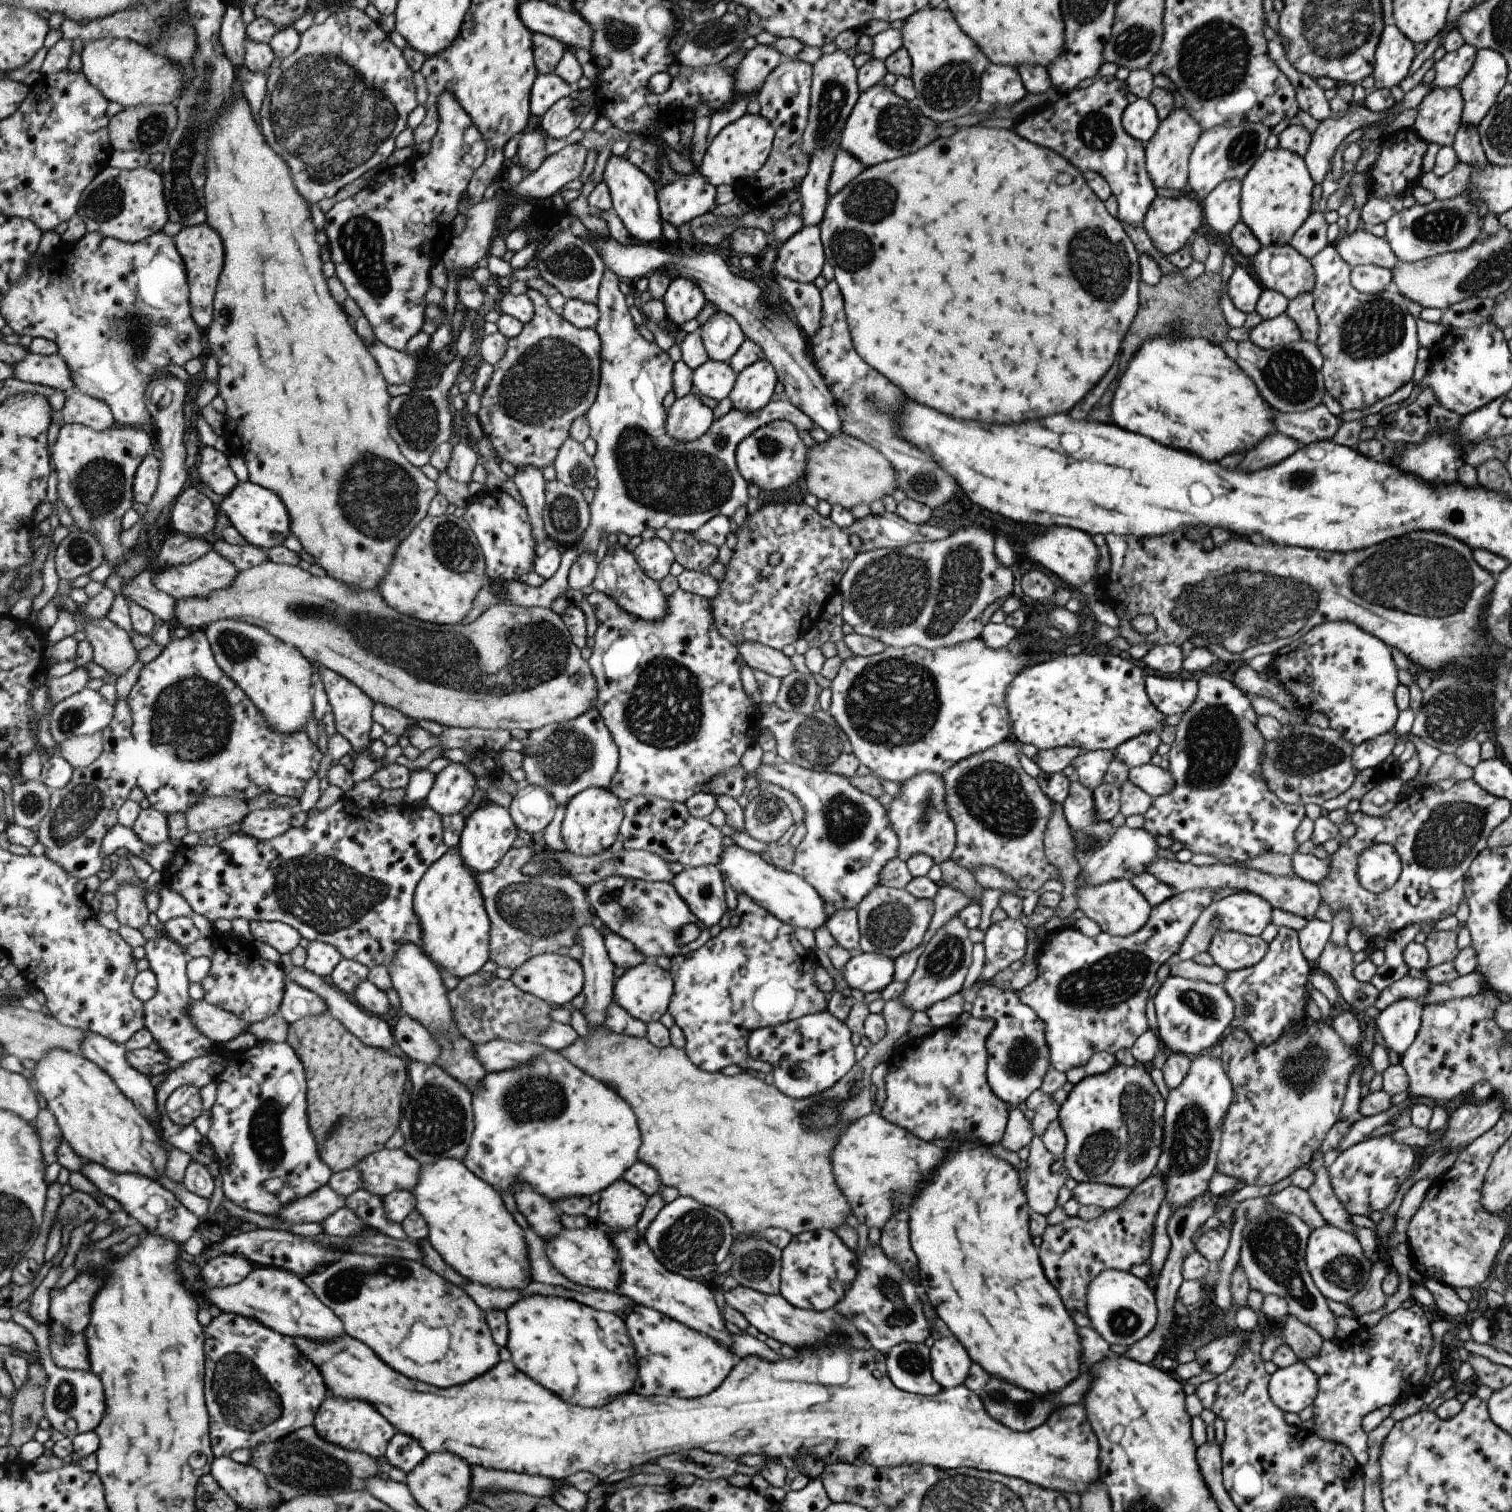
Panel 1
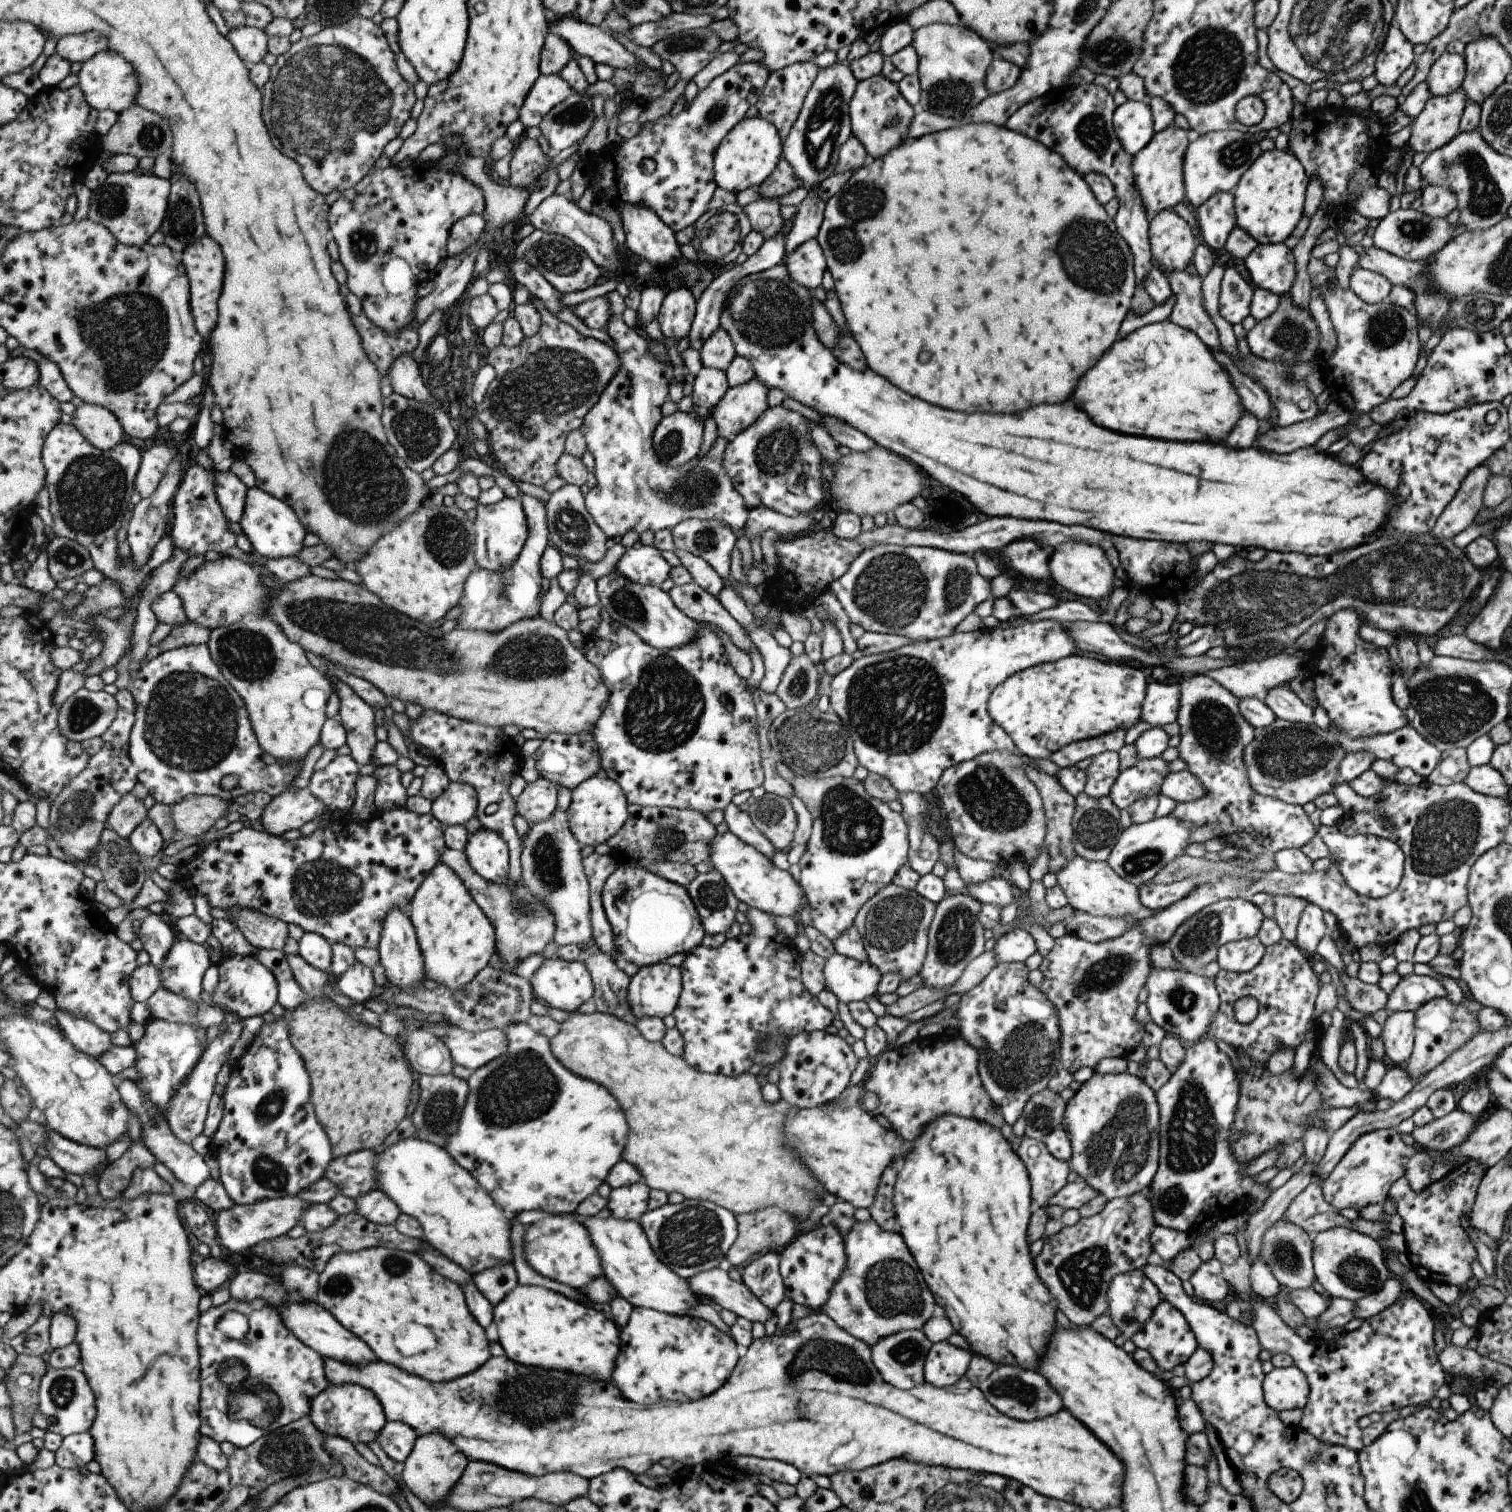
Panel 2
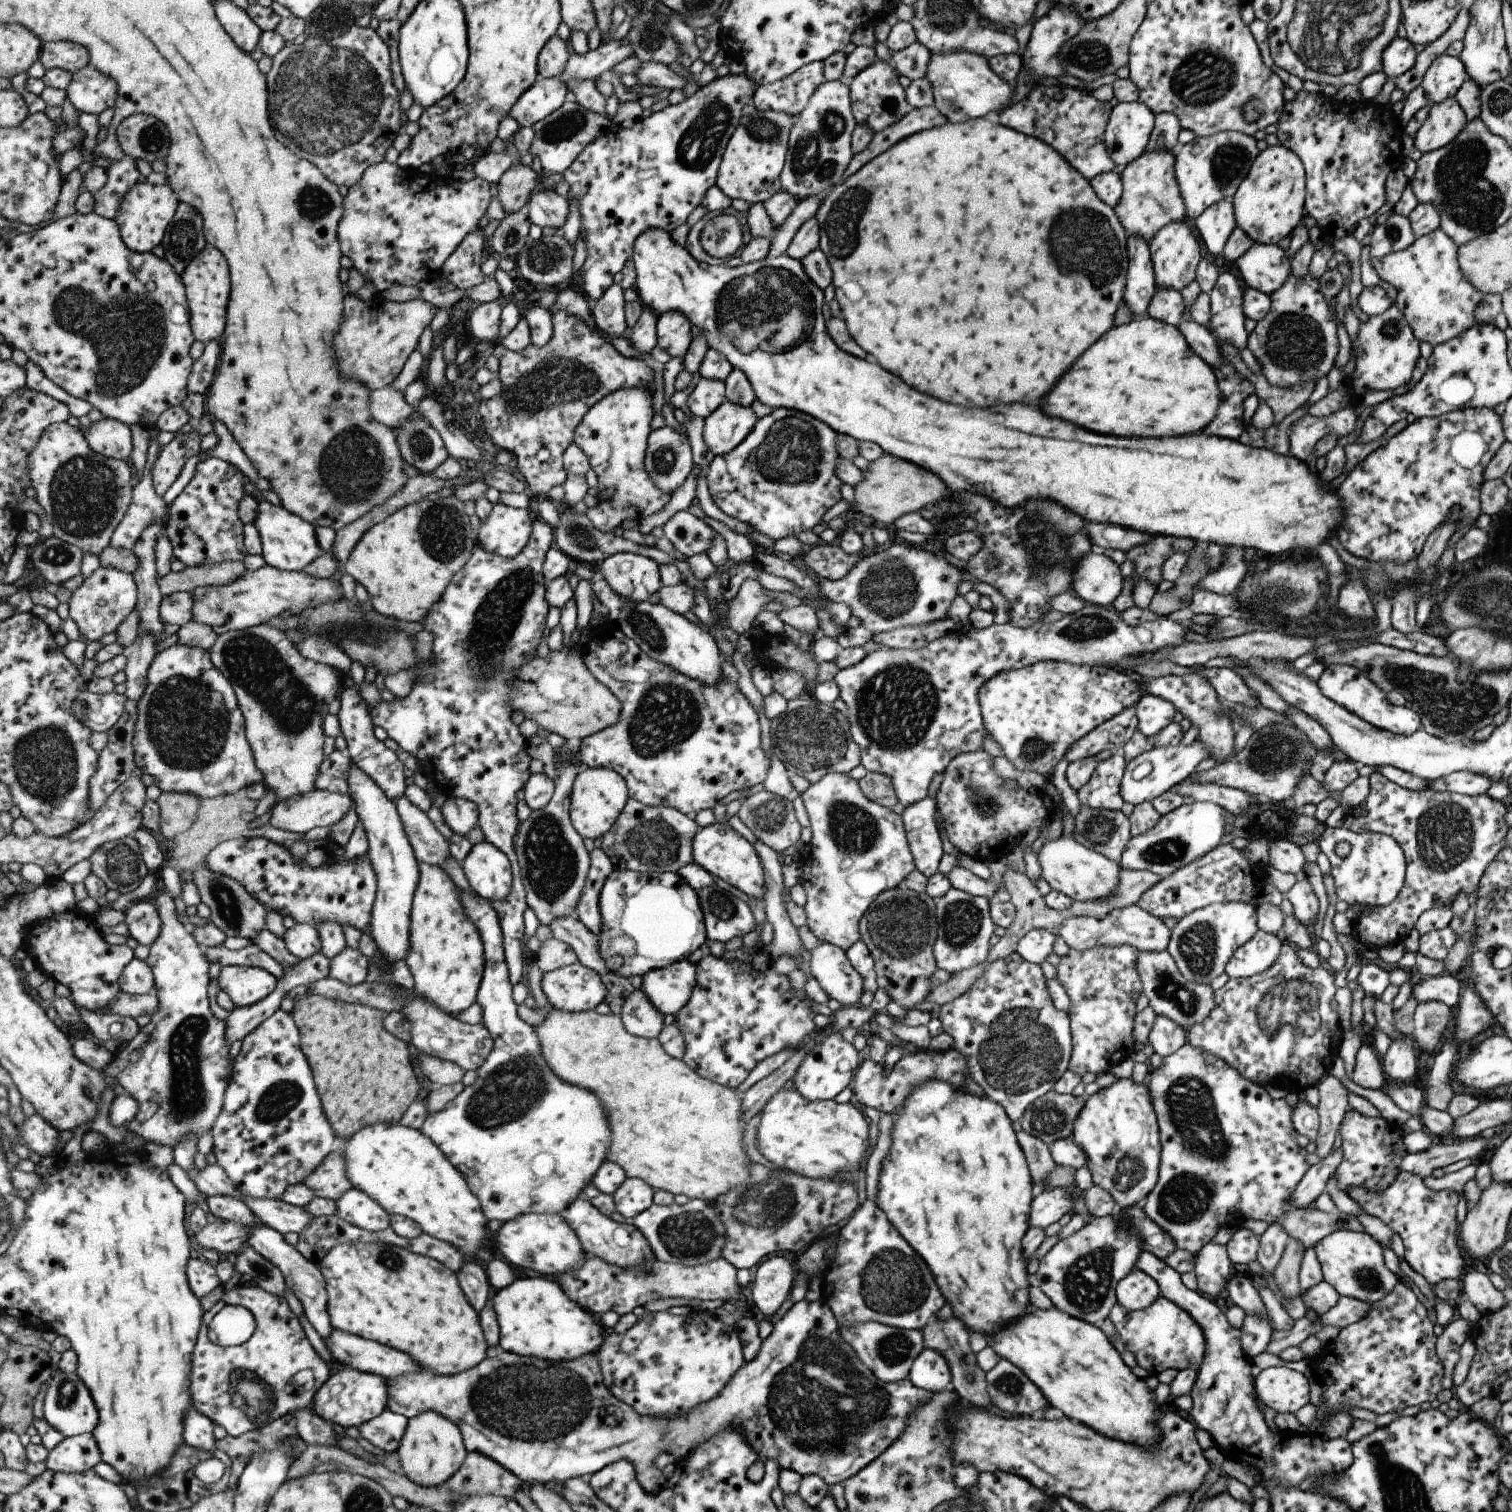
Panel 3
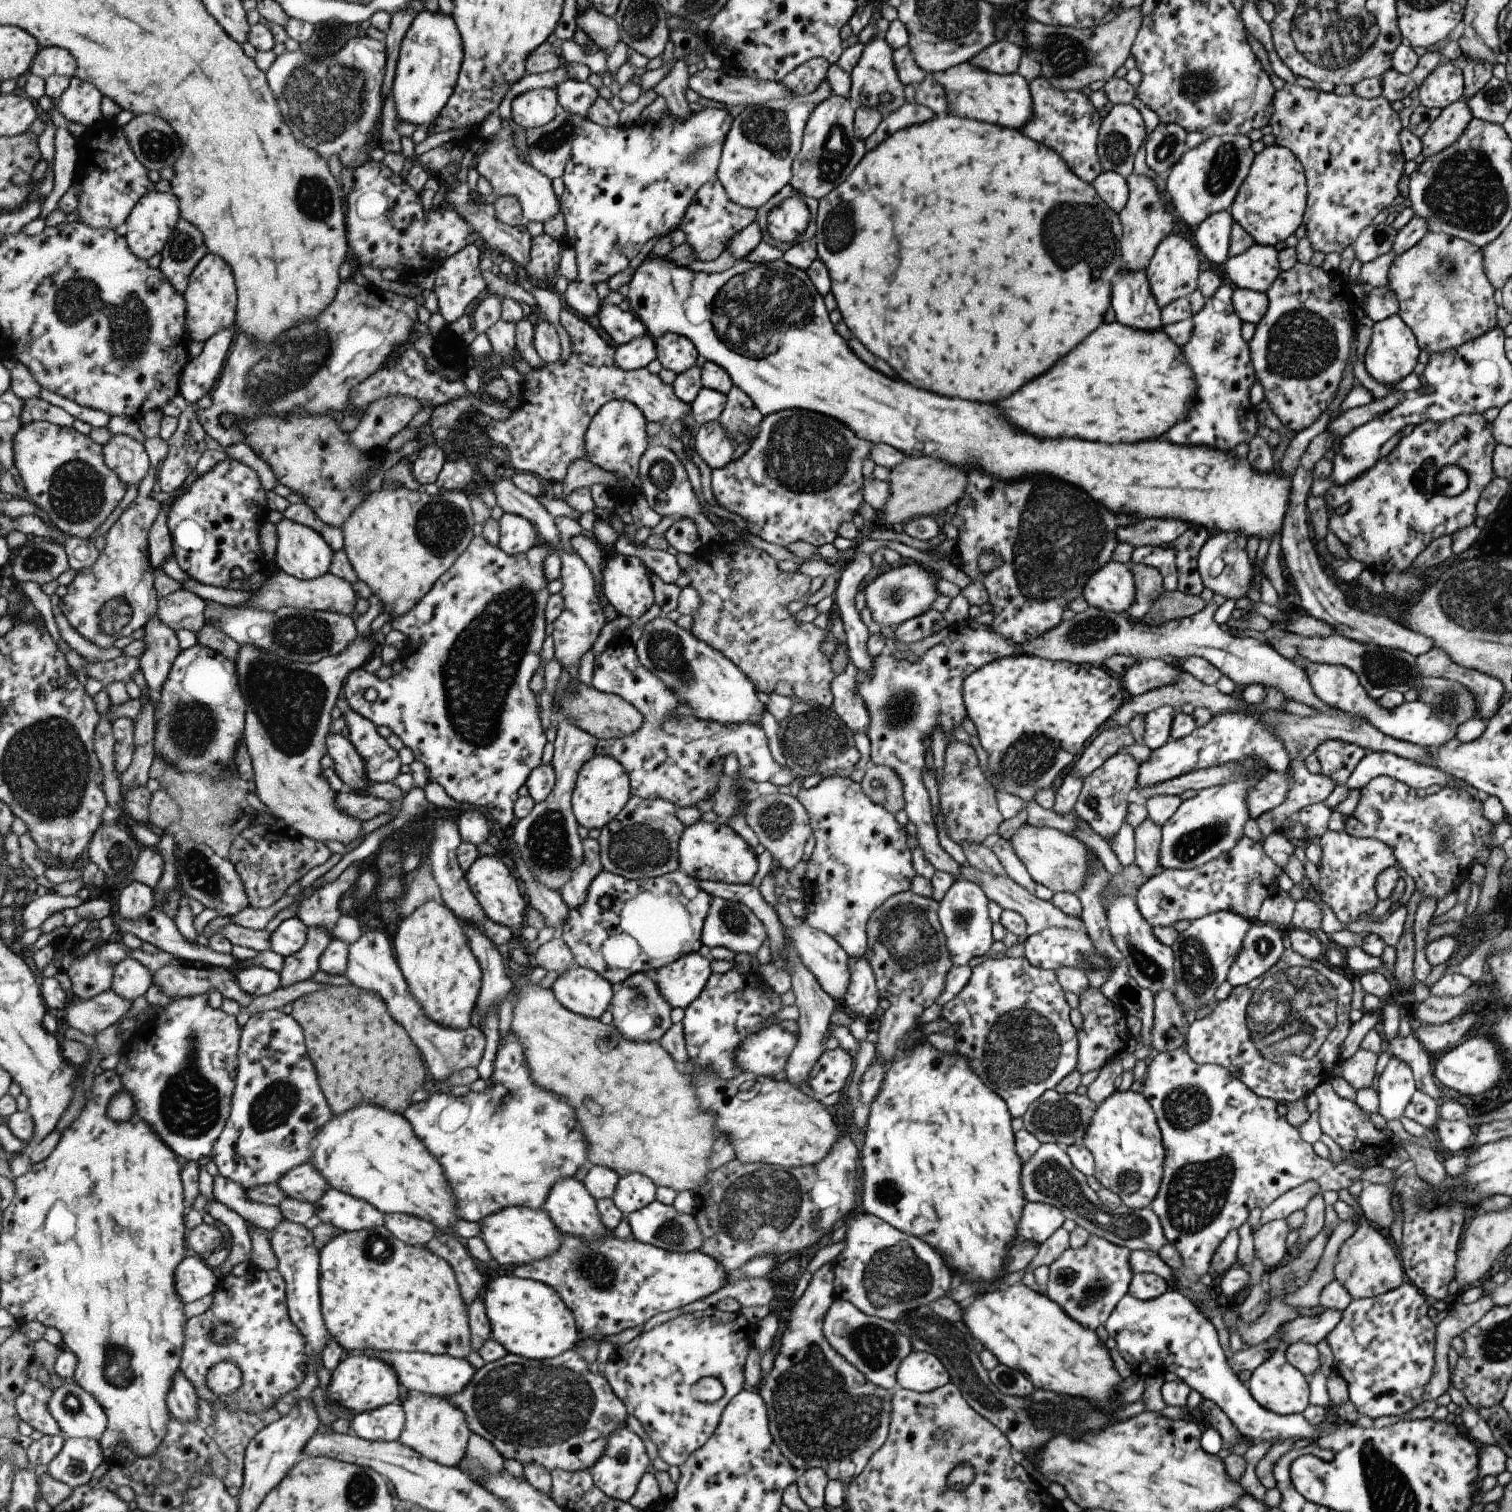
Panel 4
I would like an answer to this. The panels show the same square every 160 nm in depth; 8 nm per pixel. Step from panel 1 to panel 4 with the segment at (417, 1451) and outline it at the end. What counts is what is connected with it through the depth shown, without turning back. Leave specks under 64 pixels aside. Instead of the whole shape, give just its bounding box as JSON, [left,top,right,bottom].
[351,1402,406,1441]

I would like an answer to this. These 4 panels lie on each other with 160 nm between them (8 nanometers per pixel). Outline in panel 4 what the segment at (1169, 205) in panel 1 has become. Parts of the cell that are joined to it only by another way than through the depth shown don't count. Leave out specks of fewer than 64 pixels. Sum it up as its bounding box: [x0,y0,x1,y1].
[1146,233,1200,308]

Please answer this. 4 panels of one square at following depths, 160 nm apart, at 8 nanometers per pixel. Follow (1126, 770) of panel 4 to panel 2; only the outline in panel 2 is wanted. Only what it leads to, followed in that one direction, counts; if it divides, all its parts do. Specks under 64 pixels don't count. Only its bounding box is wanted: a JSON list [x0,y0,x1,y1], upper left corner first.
[1083,752,1120,798]

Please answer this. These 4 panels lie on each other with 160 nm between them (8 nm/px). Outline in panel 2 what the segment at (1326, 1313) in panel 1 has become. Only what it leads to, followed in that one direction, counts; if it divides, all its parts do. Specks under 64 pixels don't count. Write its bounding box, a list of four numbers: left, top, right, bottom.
[1259,1218,1313,1290]

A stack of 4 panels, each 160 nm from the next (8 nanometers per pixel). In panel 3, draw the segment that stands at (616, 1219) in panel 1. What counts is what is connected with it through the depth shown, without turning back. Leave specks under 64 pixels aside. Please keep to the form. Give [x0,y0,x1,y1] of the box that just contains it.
[613,1177,651,1219]

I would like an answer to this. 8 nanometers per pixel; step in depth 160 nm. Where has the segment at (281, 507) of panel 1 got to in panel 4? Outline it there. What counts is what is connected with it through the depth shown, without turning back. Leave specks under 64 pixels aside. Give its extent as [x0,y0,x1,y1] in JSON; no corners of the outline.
[273,517,335,579]

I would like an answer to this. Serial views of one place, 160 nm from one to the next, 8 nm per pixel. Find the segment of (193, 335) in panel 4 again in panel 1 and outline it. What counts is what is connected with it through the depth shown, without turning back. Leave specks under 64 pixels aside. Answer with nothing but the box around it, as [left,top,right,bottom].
[175,224,225,329]

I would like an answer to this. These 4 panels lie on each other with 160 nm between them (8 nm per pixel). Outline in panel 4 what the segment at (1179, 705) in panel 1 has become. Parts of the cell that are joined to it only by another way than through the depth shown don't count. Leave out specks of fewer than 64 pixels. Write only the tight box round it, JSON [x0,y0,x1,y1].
[1143,706,1173,751]

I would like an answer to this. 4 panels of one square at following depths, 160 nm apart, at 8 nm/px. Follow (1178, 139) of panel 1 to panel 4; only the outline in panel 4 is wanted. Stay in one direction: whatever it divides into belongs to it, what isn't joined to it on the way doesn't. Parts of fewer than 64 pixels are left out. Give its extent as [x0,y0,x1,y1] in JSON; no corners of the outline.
[1117,171,1176,271]

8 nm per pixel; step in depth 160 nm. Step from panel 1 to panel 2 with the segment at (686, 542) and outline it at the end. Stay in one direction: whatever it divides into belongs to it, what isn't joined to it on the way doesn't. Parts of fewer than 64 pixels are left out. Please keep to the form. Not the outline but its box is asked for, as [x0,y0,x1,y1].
[673,549,722,597]

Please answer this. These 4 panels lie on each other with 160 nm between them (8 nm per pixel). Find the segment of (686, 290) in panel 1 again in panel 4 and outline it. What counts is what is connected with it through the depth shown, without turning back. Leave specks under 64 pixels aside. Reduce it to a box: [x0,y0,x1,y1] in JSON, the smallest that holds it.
[653,333,698,374]

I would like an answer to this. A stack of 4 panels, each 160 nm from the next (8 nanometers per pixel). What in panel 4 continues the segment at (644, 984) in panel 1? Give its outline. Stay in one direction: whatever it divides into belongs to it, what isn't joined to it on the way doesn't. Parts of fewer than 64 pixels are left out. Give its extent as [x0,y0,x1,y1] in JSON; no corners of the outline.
[655,953,709,1009]

